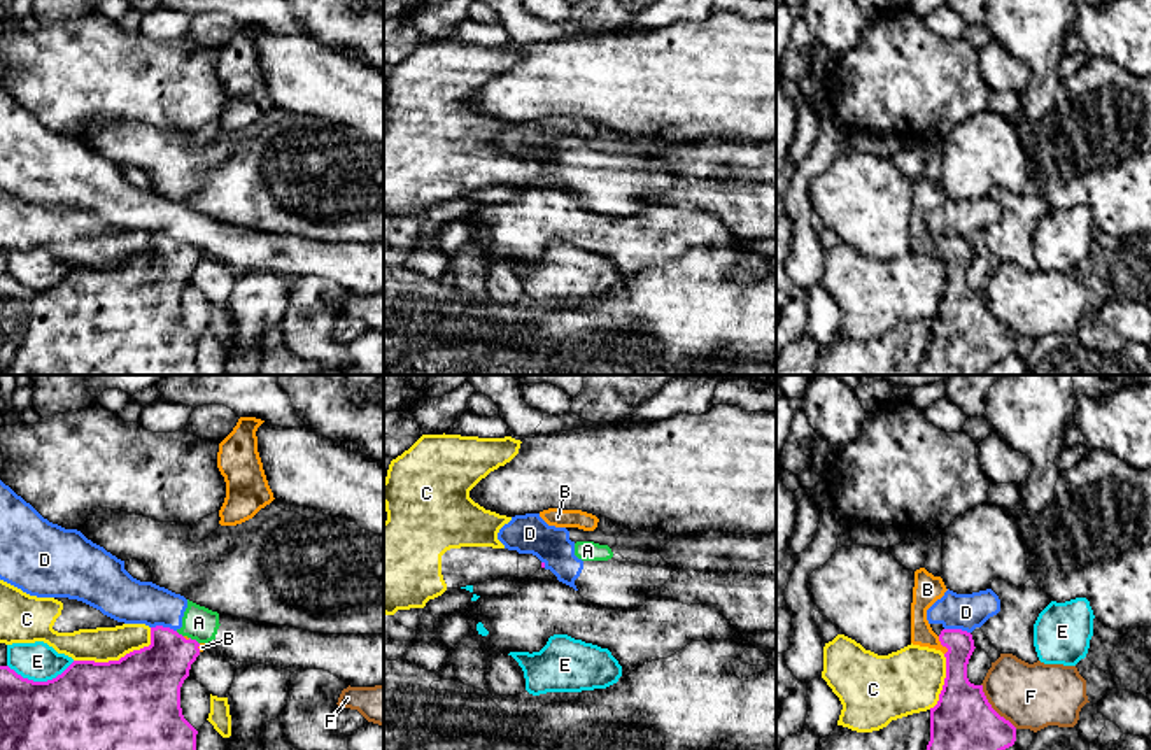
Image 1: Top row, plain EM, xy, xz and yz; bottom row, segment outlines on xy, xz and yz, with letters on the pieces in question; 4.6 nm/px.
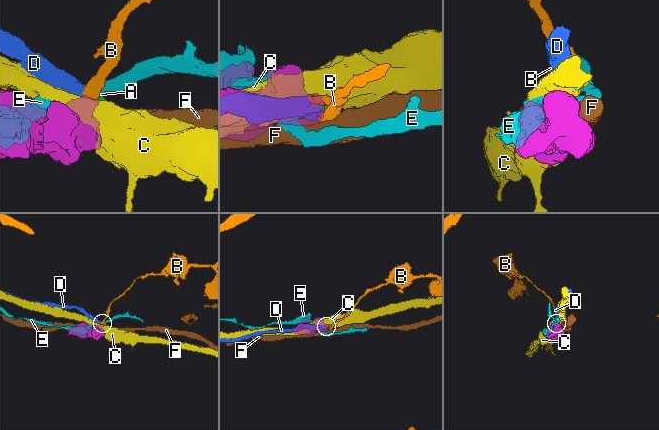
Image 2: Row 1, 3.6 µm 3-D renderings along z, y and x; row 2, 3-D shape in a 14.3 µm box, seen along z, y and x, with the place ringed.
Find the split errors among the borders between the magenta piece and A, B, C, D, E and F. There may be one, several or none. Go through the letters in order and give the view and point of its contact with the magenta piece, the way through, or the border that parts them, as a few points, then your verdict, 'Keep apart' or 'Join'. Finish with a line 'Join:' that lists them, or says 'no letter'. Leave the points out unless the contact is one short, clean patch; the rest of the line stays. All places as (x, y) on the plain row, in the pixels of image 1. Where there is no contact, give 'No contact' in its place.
A: Touches magenta at xy (195, 247). Boundary: xy (190, 244), (198, 251). Keep apart
B: Touches magenta at yz (943, 253). Join
C: Touches magenta at xy (121, 265). Keep apart
D: Touches magenta at xy (162, 233). Boundary: xy (151, 233), (169, 233), (176, 239). Keep apart
E: Touches magenta at xy (41, 290). Keep apart
F: Touches magenta at yz (992, 316). Keep apart
Join: B

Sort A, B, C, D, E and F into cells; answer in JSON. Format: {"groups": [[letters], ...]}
{"groups": [["A", "D"], ["B"], ["C"], ["E"], ["F"]]}

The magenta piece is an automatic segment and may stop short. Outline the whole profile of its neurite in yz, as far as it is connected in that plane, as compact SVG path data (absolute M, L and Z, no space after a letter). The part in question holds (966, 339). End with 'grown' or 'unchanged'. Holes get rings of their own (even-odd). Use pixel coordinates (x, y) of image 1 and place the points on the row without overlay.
M925 175L914 179L911 210L911 251L941 258L946 286L939 308L930 315L930 349L916 375L981 375L1016 349L1016 335L988 310L983 293L967 286L974 259L972 242L943 237L937 244L927 217L944 203L946 193Z; grown

